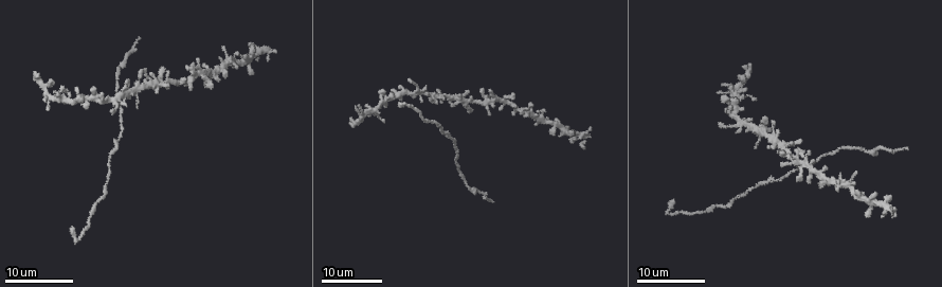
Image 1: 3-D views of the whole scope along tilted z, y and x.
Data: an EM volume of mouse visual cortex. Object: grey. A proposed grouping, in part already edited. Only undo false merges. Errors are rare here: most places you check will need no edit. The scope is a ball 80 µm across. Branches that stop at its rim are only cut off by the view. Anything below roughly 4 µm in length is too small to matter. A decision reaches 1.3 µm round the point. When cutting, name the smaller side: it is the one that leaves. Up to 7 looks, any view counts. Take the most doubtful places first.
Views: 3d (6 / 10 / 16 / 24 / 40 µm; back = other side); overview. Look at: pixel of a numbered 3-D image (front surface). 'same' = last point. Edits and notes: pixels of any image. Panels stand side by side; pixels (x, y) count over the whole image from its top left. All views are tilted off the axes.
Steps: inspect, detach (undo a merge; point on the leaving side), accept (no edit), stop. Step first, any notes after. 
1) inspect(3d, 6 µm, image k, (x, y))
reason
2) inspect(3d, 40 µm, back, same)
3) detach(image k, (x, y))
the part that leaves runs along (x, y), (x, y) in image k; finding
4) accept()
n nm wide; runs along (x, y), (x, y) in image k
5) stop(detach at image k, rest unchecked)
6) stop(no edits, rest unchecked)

inspect(3d, 16 µm, image 1, (470, 187))

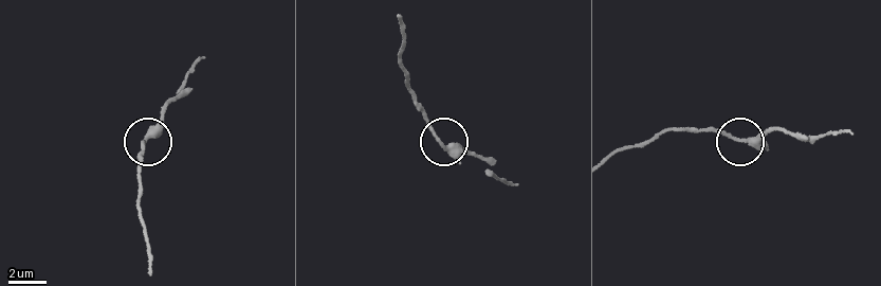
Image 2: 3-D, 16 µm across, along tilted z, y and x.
inspect(3d, 10 µm, image 2, (437, 140))

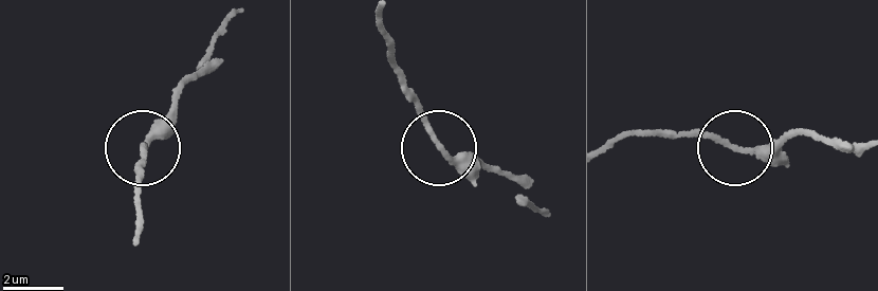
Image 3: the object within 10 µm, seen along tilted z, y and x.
accept()
220 nm wide; continuous, no second cell

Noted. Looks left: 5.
inspect(3d, 24 µm, image 1, (426, 119))

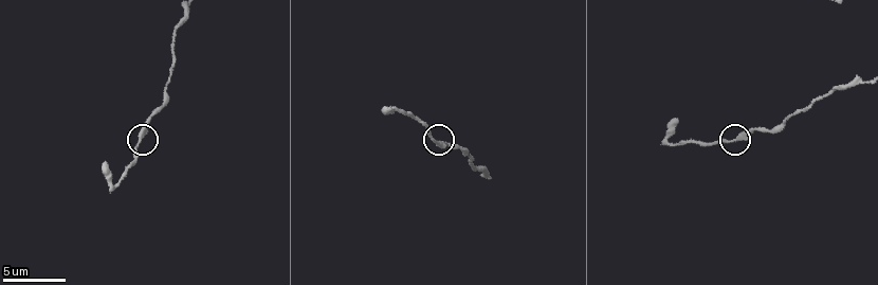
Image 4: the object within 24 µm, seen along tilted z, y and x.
inspect(3d, 10 µm, image 4, (139, 137))

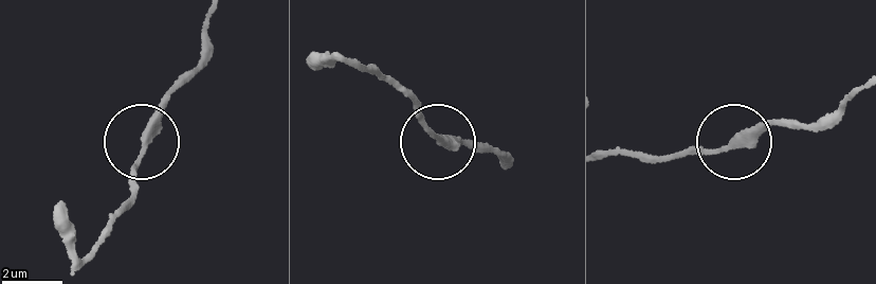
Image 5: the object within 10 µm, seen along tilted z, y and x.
inspect(3d, 6 µm, image 5, (145, 145))

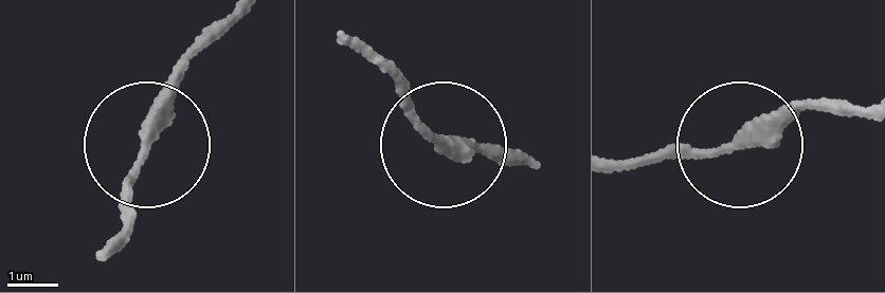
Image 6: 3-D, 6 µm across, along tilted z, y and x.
detach(image 6, (127, 224))
220 nm wide; the part that leaves runs along (130, 180), (132, 214), (108, 242) in image 6; a second cell is stuck on

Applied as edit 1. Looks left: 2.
inspect(3d, 10 µm, image 4, (838, 88))

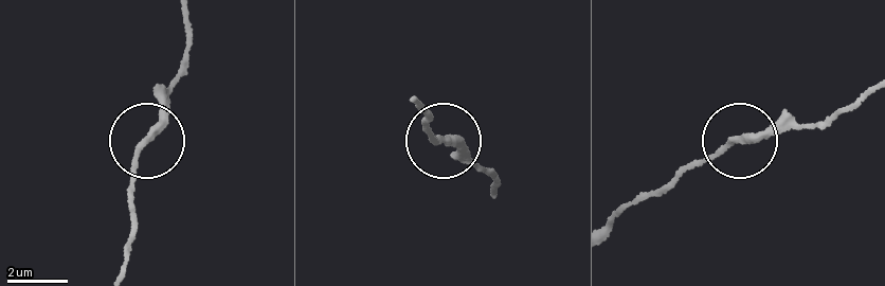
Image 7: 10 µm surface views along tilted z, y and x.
accept()
continuous, no second cell

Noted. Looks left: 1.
stop(detach at image 6, rest unchecked)

